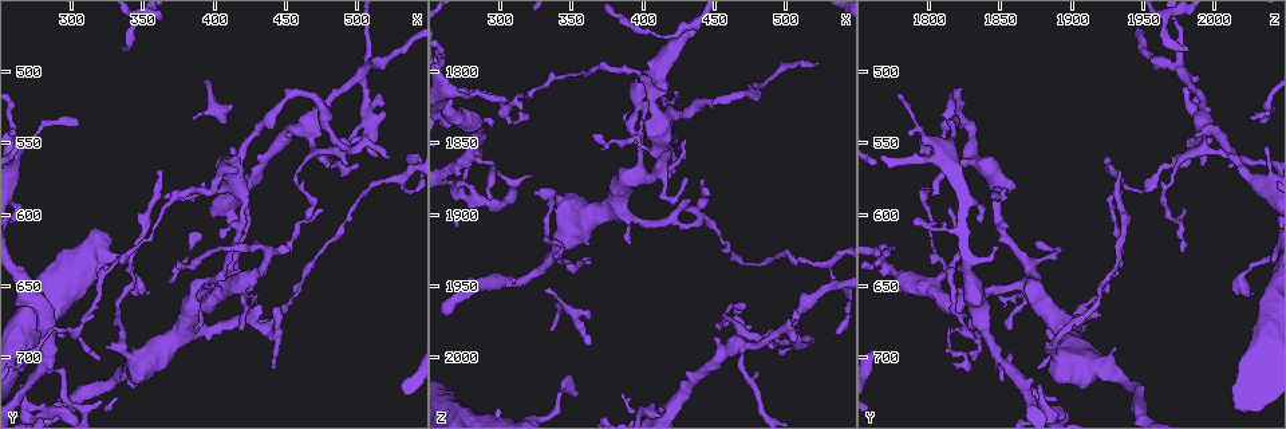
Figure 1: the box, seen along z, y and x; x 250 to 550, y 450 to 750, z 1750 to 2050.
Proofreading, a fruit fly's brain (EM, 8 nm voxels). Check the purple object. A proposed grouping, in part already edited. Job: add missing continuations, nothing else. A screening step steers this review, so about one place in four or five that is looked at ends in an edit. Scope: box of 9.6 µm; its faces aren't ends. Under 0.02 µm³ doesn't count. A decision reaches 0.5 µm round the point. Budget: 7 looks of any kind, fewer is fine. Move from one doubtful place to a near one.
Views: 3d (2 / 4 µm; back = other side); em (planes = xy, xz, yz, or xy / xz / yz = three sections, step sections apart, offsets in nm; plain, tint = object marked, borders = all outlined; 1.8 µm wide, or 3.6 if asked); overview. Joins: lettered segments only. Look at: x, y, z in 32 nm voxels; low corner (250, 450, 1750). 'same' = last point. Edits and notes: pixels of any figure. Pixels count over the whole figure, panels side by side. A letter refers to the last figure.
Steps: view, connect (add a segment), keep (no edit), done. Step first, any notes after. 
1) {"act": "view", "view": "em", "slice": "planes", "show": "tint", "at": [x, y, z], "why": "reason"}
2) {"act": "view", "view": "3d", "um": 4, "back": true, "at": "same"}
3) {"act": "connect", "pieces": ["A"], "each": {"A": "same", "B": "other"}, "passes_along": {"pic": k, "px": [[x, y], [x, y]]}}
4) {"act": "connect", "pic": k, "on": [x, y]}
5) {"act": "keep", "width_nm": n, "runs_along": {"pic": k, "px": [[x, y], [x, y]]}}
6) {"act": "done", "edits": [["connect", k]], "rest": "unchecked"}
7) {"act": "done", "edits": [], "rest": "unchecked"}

{"act": "view", "view": "em", "slice": "yz", "step": 8, "show": "tint", "at": [362, 568, 1934], "why": "branch stops here"}

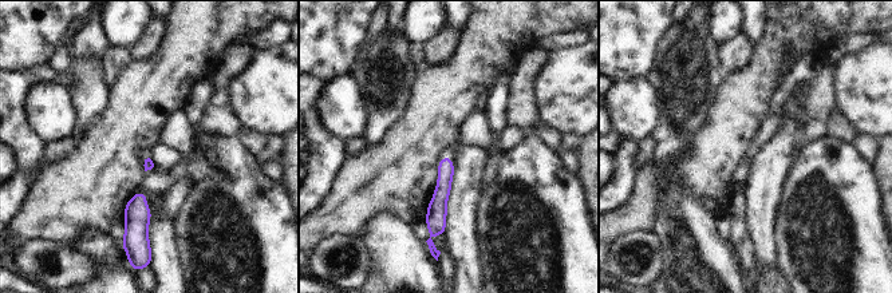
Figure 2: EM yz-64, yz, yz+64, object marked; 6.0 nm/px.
{"act": "view", "view": "em", "slice": "yz", "step": 8, "show": "borders", "at": "same"}

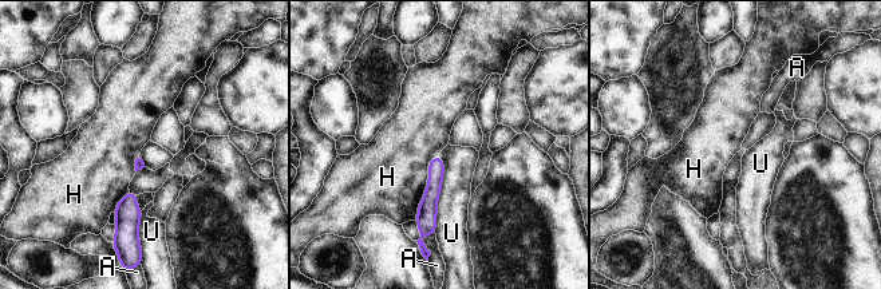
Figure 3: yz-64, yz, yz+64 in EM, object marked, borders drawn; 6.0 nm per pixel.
{"act": "keep", "each": {"A": "other", "H": "other", "U": "other"}, "border": {"pic": 3, "px": [[438, 154], [429, 162], [414, 220]]}, "found": "no lettered segment goes on from it"}

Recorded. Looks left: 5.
{"act": "view", "view": "em", "slice": "xz", "step": 8, "show": "tint", "at": [352, 656, 2028], "why": "tapers out"}

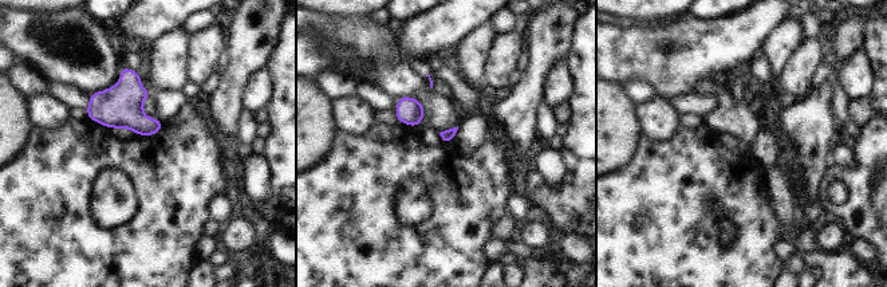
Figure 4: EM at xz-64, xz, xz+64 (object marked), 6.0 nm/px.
{"act": "view", "view": "em", "slice": "planes", "show": "borders", "at": "same"}

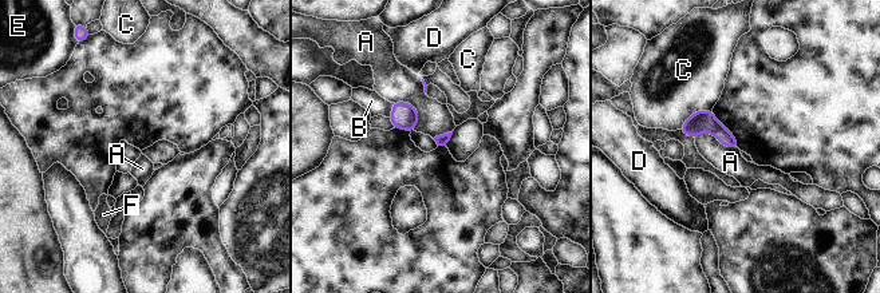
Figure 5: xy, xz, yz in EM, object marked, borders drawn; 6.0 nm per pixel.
{"act": "keep", "each": {"A": "other", "B": "other", "C": "other", "D": "other", "E": "other", "F": "other"}, "border": {"pic": 5, "px": [[391, 102], [415, 109], [414, 130]]}, "found": "no lettered segment goes on from it"}

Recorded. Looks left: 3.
{"act": "view", "view": "3d", "um": 4, "at": [454, 626, 1978], "why": "an open end"}

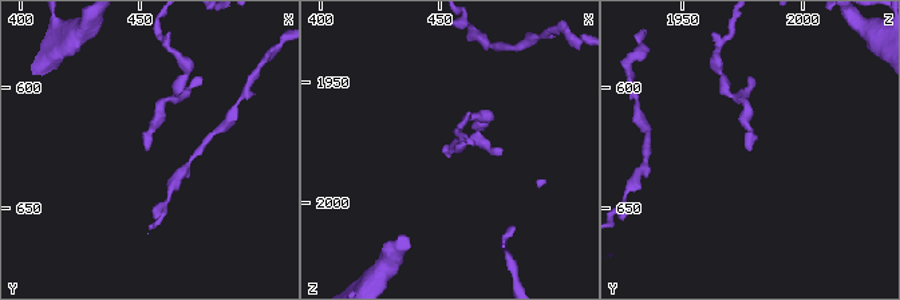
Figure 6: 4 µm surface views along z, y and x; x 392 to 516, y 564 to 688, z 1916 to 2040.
{"act": "view", "view": "em", "slice": "planes", "show": "borders", "at": [454, 626, 1978]}

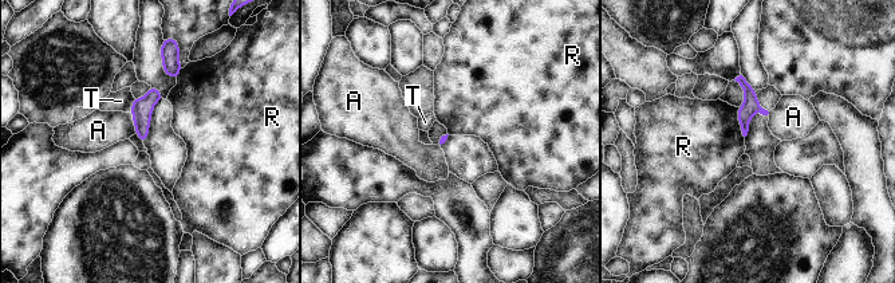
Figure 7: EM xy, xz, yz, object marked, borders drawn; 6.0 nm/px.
{"act": "keep", "each": {"A": "other", "R": "other", "T": "other"}, "runs_along": {"pic": 7, "px": [[740, 79], [749, 93], [745, 128]]}, "found": "none of them fits"}

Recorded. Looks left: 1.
{"act": "done", "edits": [], "rest": "unchecked"}

